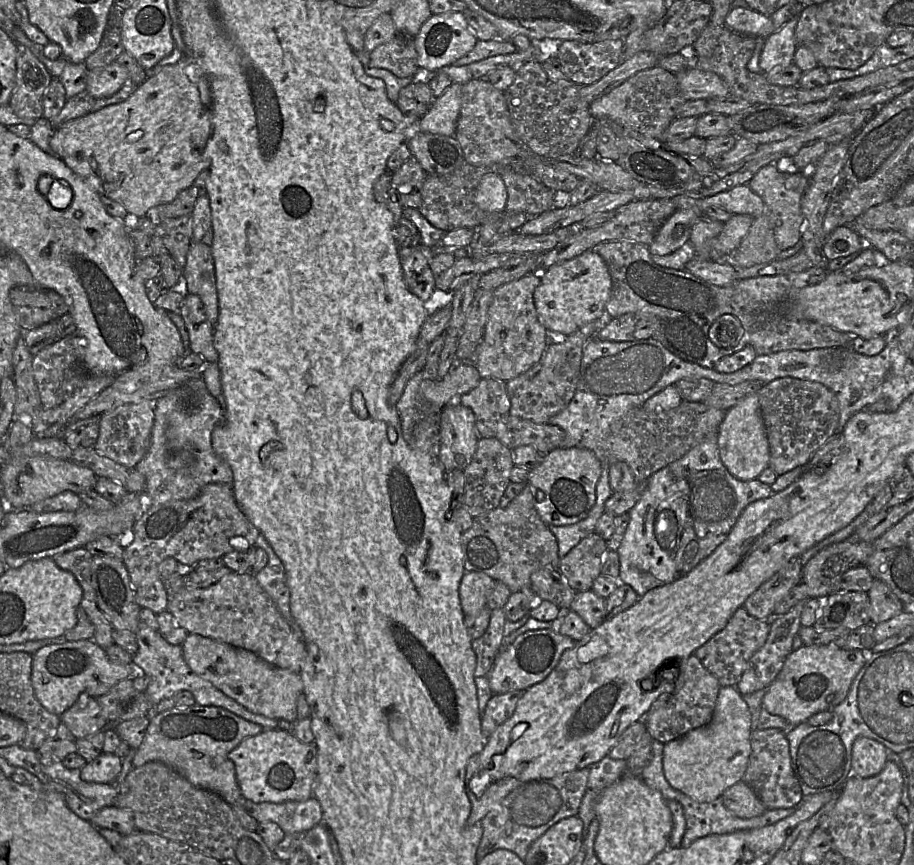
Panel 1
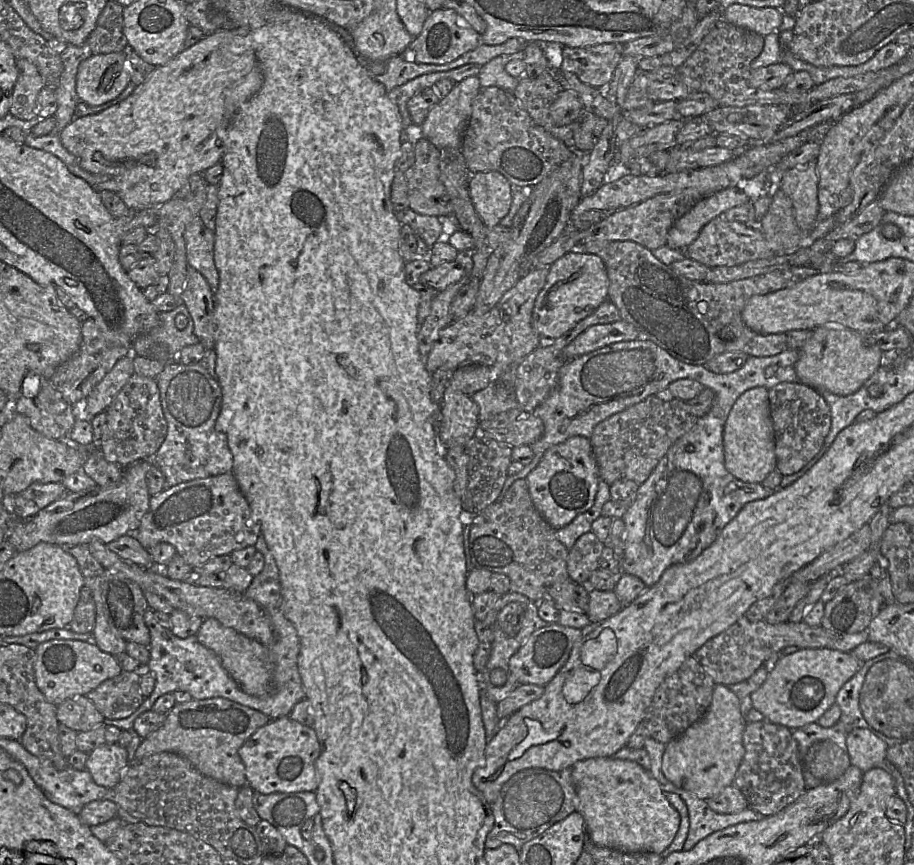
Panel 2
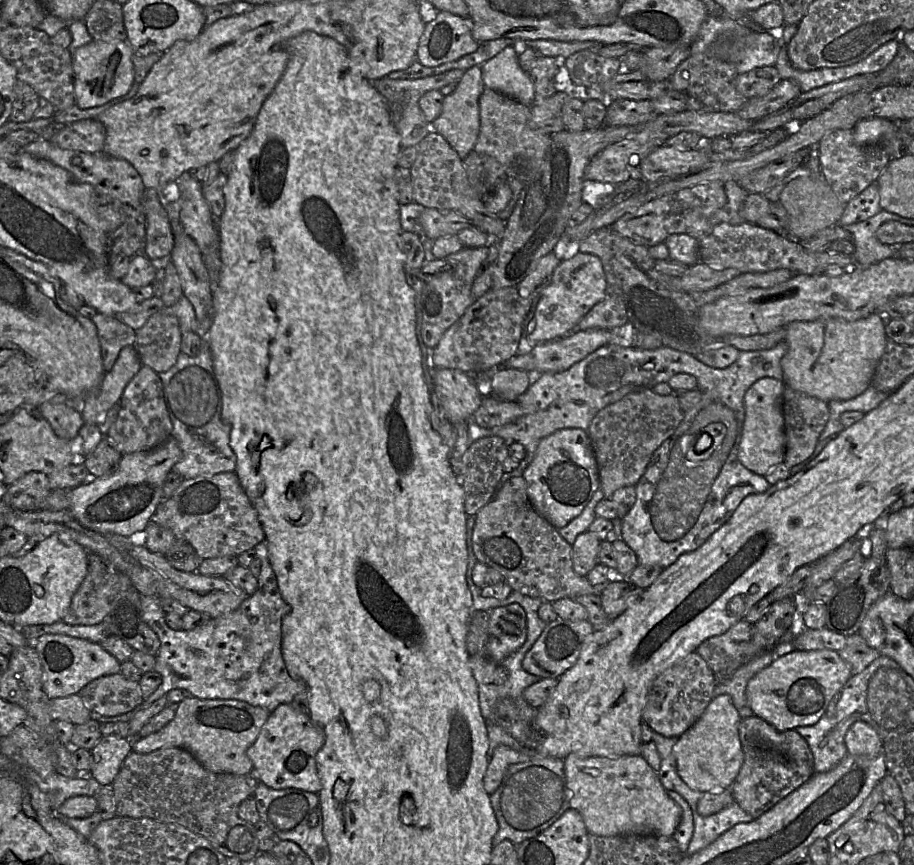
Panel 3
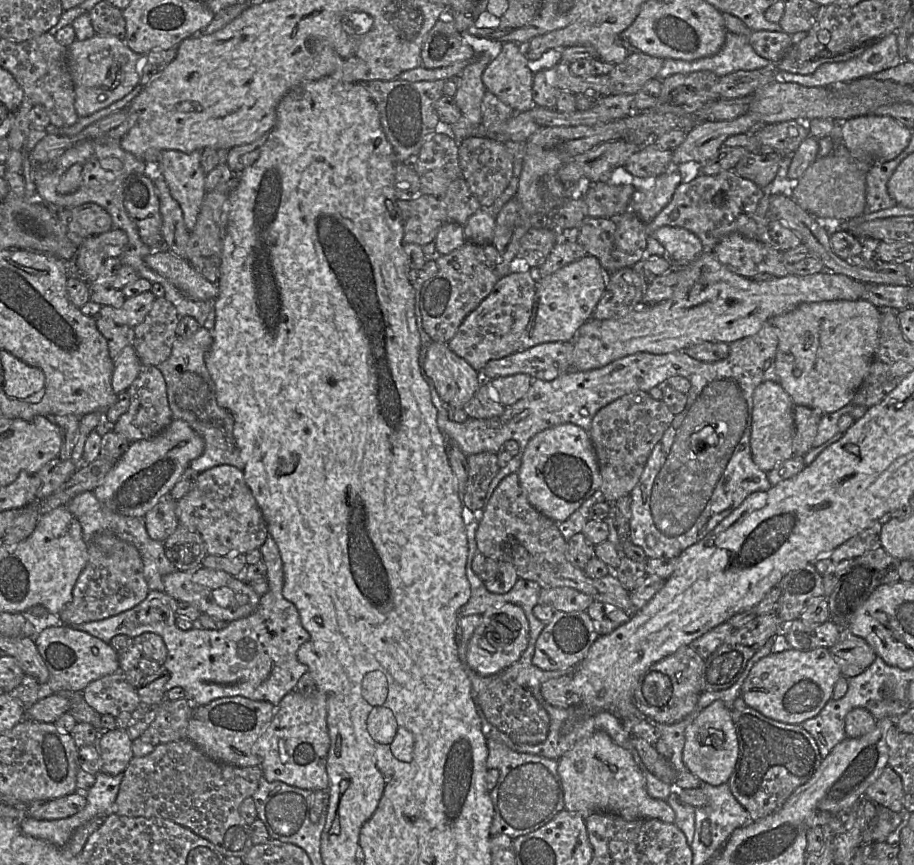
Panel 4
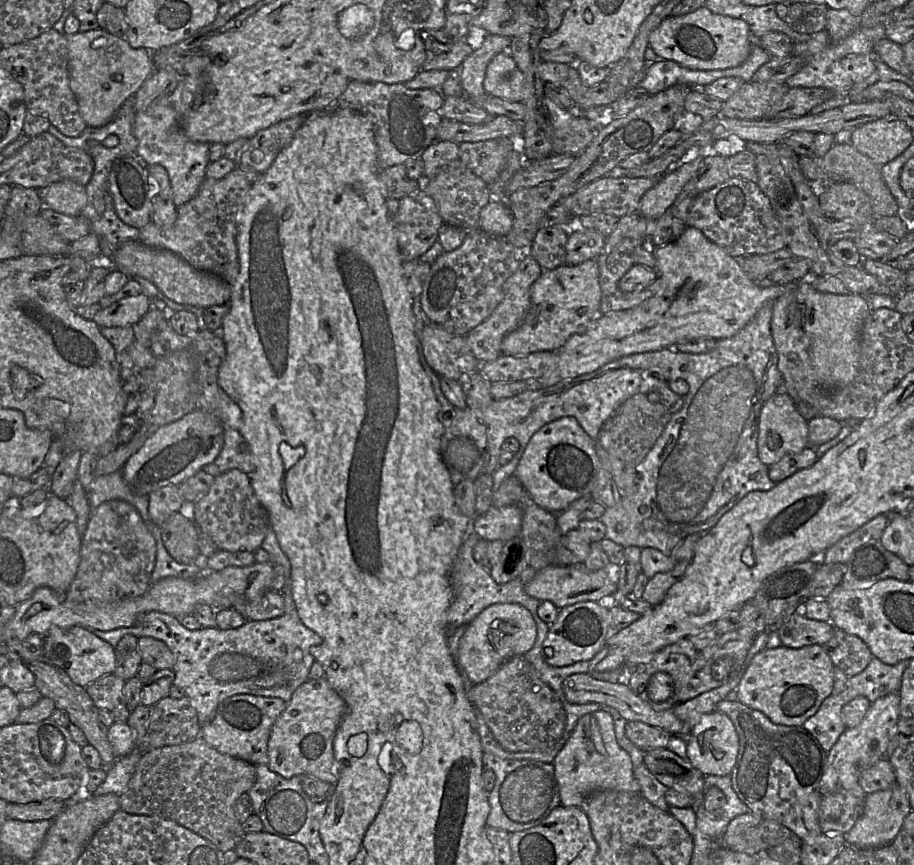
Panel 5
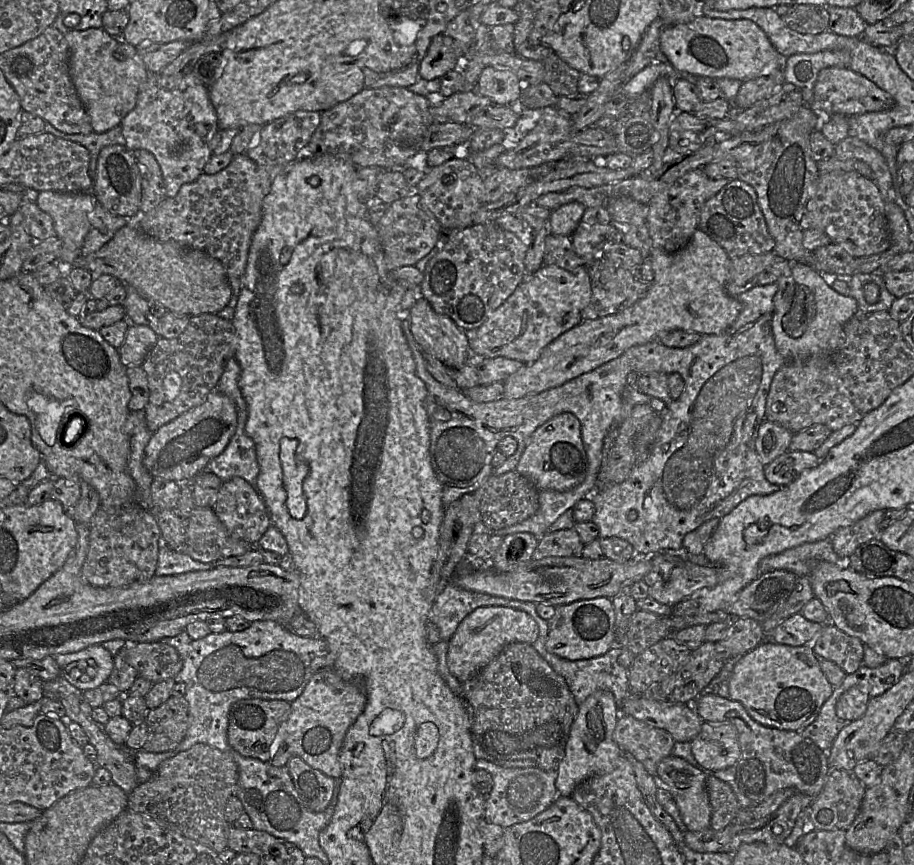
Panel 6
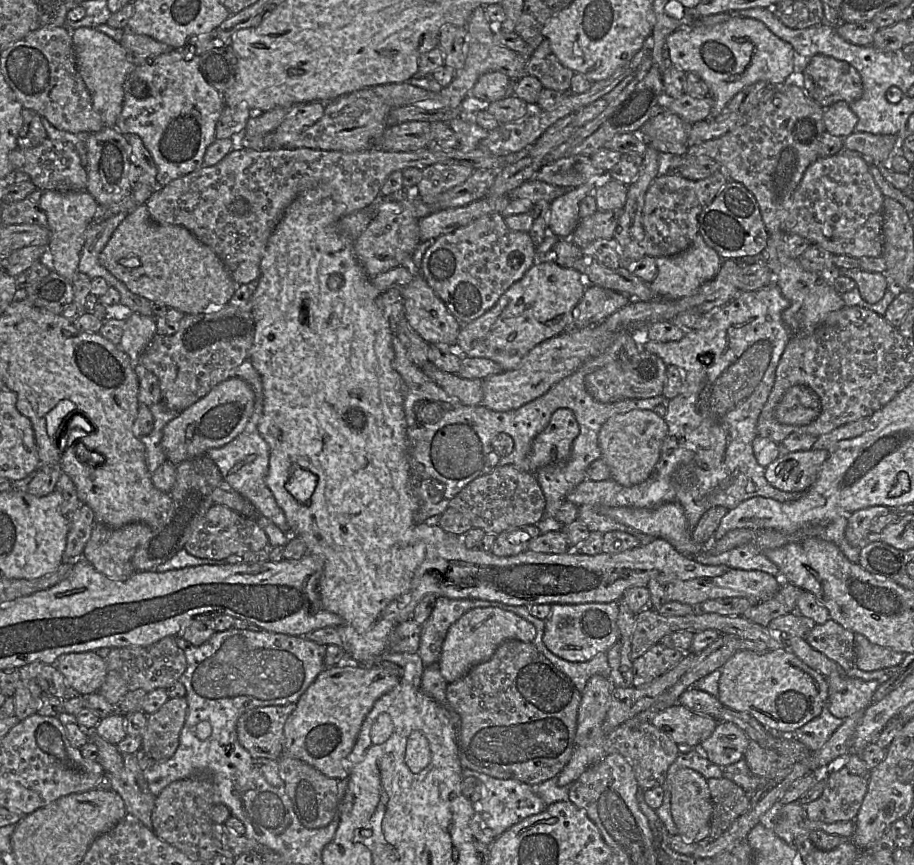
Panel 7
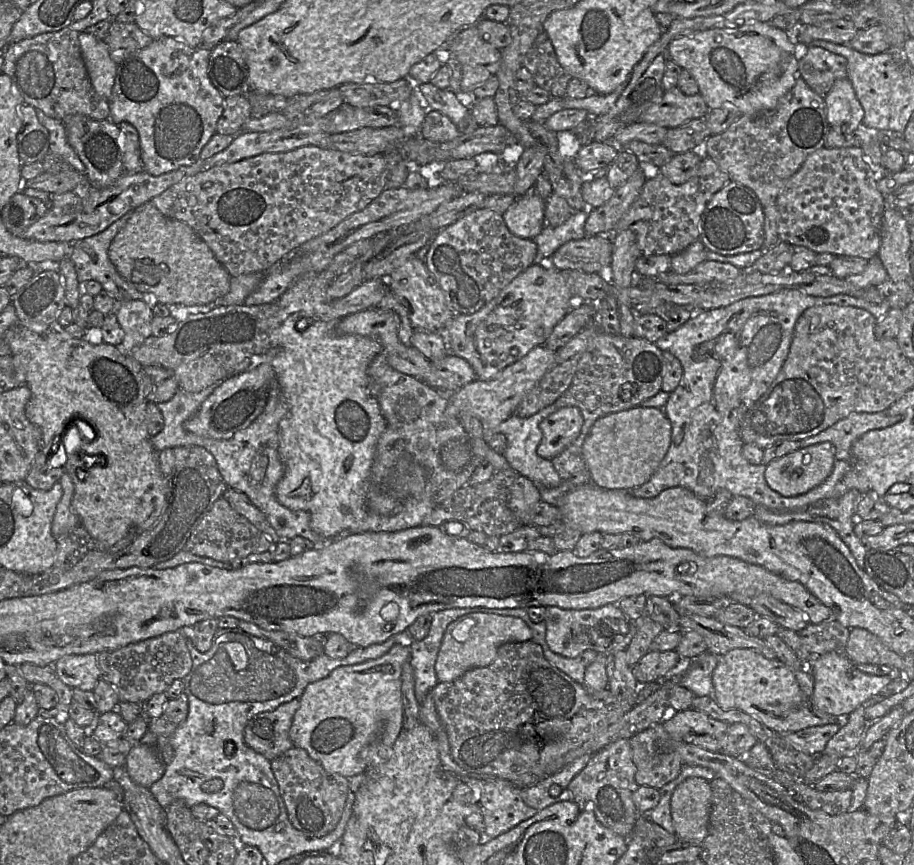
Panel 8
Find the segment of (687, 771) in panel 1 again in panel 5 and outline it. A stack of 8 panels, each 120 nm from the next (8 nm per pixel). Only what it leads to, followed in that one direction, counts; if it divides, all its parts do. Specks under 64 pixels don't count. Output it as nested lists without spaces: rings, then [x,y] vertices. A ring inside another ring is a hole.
[[[719,711],[702,715],[686,740],[687,760],[704,776],[731,774],[738,757],[739,739],[735,727],[727,715]]]

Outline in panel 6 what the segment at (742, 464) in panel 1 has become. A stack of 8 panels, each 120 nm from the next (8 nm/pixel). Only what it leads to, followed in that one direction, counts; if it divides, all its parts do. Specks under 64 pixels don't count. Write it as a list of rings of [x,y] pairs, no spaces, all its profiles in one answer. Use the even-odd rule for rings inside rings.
[[[765,420],[758,431],[755,442],[757,455],[764,466],[772,463],[775,458],[789,451],[793,433],[783,426]]]

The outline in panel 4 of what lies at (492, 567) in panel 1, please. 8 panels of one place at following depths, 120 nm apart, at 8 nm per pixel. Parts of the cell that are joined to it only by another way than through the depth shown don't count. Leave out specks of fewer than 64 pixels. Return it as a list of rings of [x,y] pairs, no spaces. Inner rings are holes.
[[[518,472],[511,473],[511,474],[507,475],[506,477],[504,477],[501,480],[501,482],[498,484],[496,489],[494,490],[491,498],[487,500],[483,510],[481,511],[479,525],[478,525],[478,528],[476,531],[476,542],[477,542],[478,552],[482,553],[486,558],[496,559],[499,562],[512,563],[516,568],[519,578],[537,582],[541,588],[549,589],[549,588],[555,588],[555,587],[570,587],[570,588],[574,588],[582,593],[592,596],[594,598],[594,600],[596,600],[596,601],[601,601],[606,604],[614,605],[614,606],[624,610],[628,614],[634,614],[637,610],[639,610],[639,609],[635,608],[631,602],[630,591],[628,591],[616,577],[616,569],[615,569],[615,575],[612,575],[609,573],[608,575],[601,577],[601,578],[590,578],[585,574],[583,569],[579,569],[579,568],[575,567],[568,560],[568,558],[567,558],[567,541],[564,539],[561,532],[559,531],[557,524],[553,520],[551,520],[548,517],[546,517],[545,515],[543,515],[534,506],[532,506],[532,504],[528,501],[526,494],[521,486]]]

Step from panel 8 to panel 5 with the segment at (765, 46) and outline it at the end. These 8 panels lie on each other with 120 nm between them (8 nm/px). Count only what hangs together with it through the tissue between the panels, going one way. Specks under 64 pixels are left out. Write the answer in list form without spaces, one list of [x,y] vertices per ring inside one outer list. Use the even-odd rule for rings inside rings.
[[[702,6],[680,16],[668,16],[649,35],[648,44],[660,58],[694,70],[733,68],[744,63],[751,51],[751,31],[739,18],[713,13]]]

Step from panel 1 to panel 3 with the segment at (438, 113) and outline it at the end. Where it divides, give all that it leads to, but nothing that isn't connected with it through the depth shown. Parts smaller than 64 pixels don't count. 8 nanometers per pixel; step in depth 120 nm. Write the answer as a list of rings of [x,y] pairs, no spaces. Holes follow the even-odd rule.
[[[473,66],[466,70],[455,91],[444,97],[441,114],[430,123],[431,130],[442,135],[461,159],[473,150],[479,136],[479,99],[484,89],[486,88],[482,80],[481,66]]]

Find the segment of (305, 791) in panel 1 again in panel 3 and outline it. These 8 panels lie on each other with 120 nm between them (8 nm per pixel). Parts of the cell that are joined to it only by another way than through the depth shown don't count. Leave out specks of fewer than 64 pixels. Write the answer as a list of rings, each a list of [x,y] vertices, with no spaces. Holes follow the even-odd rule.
[[[280,704],[270,713],[256,741],[248,748],[247,755],[259,783],[276,790],[294,788],[318,793],[321,781],[315,757],[324,742],[323,729],[312,721],[309,714],[296,711],[291,704]]]

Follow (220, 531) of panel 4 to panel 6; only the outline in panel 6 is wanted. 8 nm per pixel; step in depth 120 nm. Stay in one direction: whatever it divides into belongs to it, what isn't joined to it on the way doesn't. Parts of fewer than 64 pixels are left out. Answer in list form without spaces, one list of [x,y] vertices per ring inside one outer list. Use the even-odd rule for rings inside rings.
[[[240,477],[222,483],[212,509],[233,537],[251,544],[257,544],[271,525],[262,497]]]

